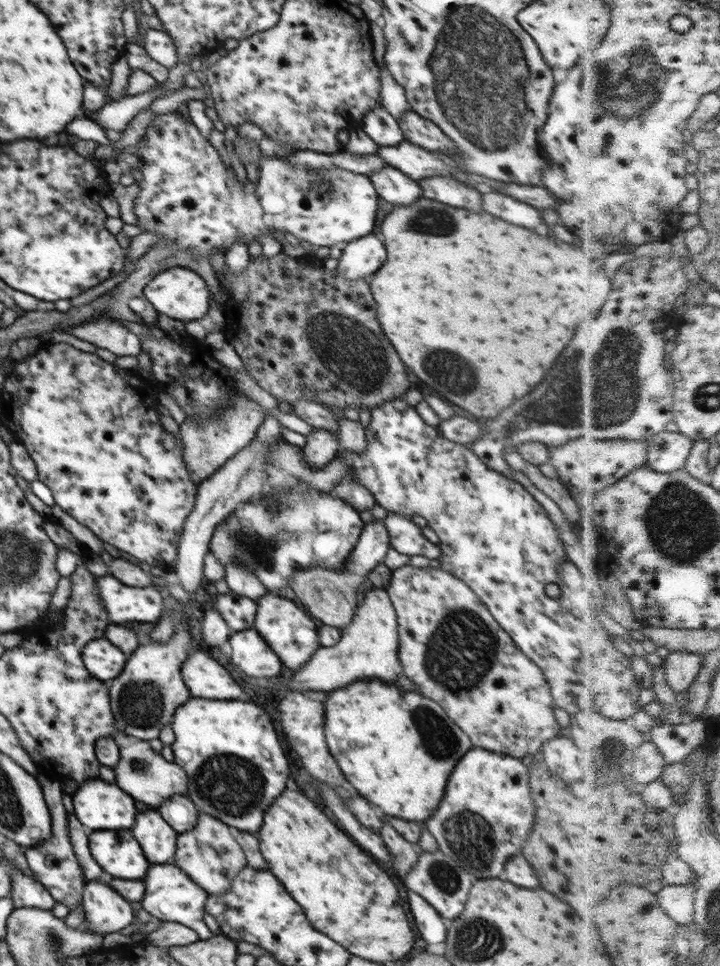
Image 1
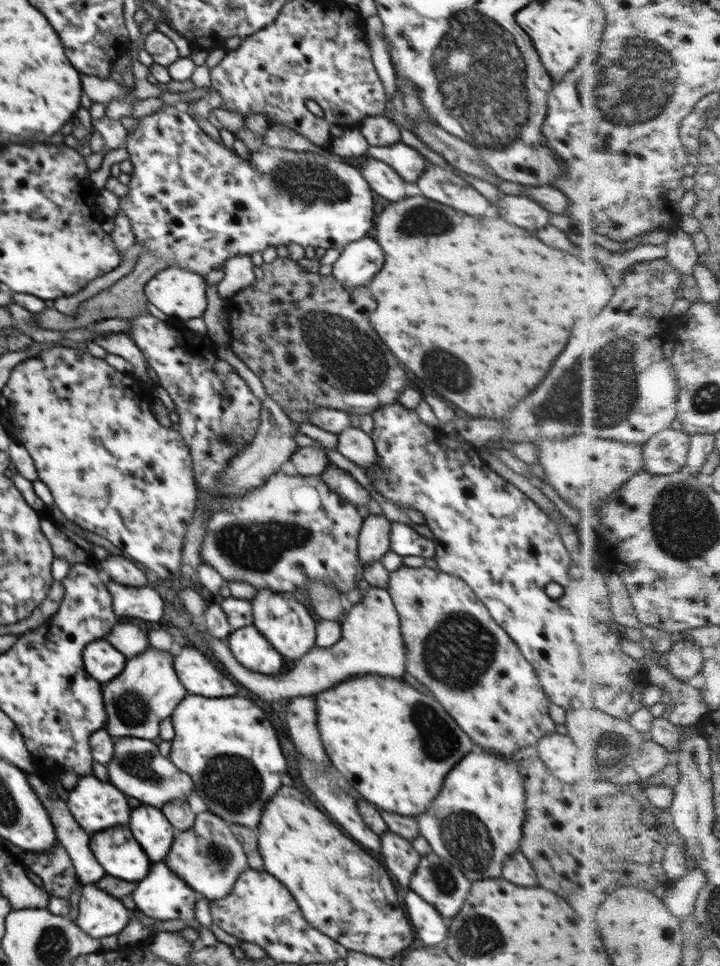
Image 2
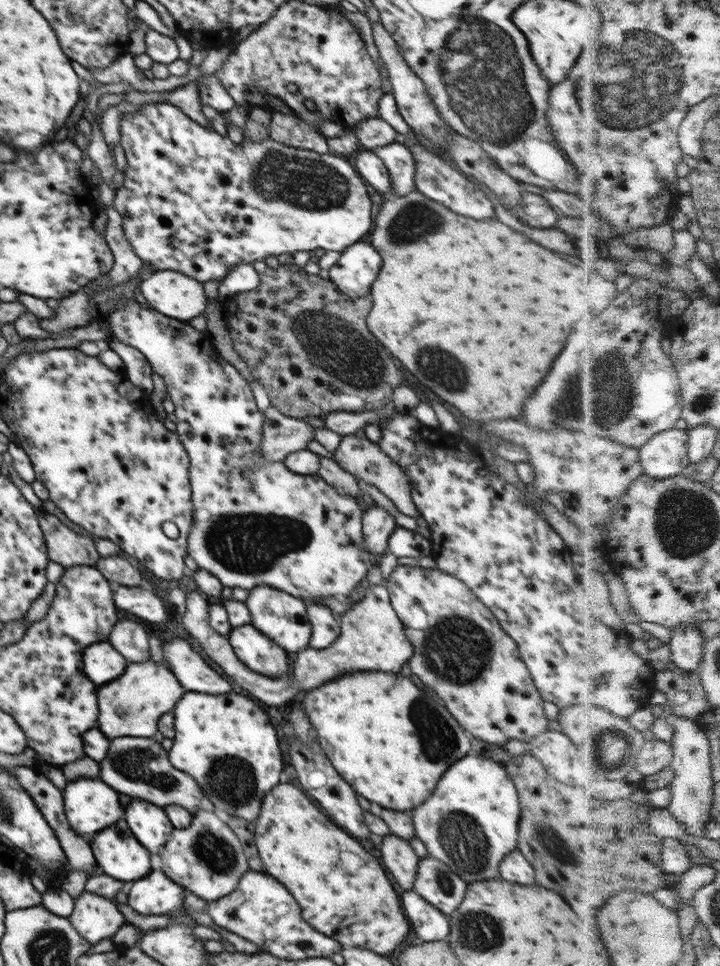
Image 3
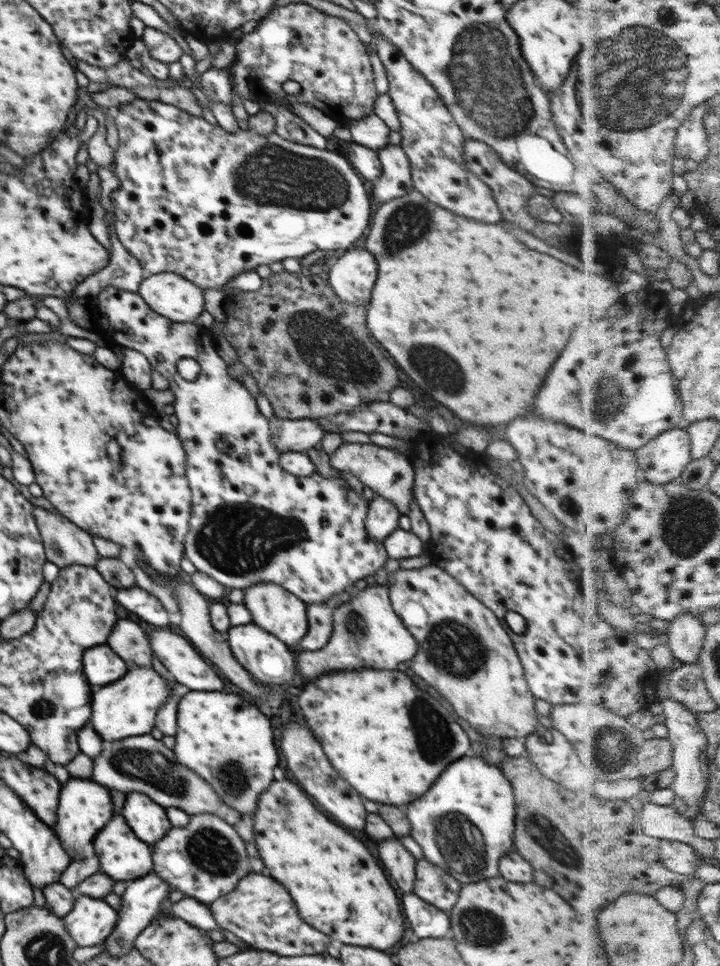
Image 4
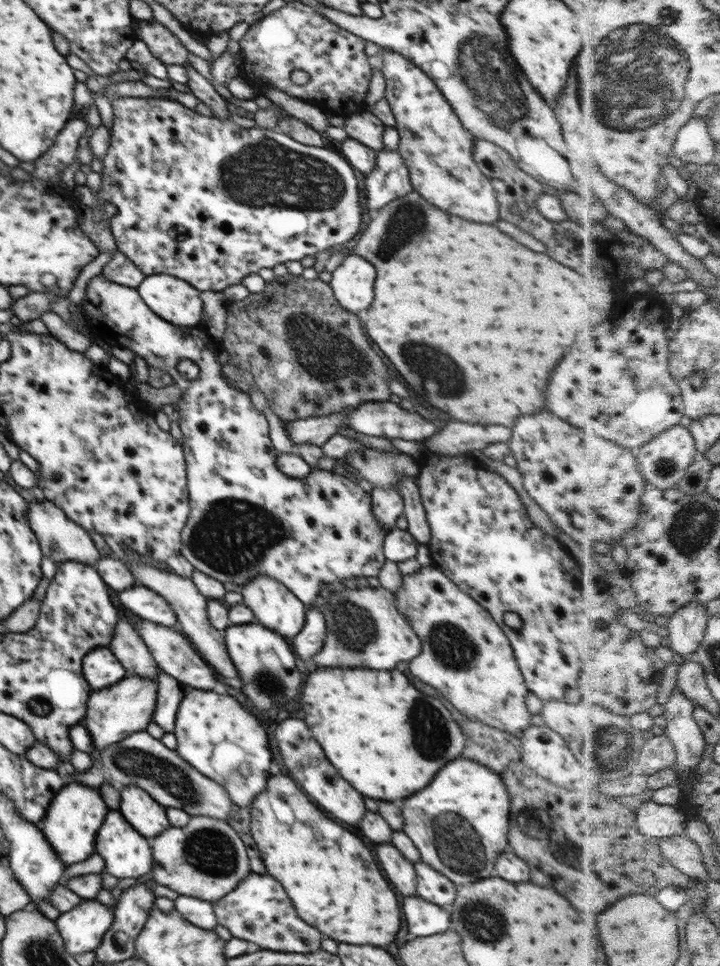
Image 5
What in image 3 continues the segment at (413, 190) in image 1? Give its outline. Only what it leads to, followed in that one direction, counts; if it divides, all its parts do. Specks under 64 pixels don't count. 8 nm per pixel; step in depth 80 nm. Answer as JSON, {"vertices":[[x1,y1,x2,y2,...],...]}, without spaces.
{"vertices":[[362,148,356,153,358,153,356,155,356,172,358,172,358,175,381,194,391,192,393,186,390,182,389,170,382,160,368,149]]}

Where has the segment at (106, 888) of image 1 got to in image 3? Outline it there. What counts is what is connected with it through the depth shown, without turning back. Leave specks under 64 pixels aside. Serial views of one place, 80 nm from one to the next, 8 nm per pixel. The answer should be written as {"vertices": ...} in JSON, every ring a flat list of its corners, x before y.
{"vertices":[[86,891,75,898,69,921,91,945,112,938,127,923,113,899]]}

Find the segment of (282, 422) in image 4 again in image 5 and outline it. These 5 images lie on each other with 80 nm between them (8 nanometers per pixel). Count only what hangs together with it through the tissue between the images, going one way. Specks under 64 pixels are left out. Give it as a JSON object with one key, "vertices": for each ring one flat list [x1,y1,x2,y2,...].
{"vertices":[[348,411,333,412,328,416,308,417,290,421,285,427,288,438,296,444,315,444,321,447,338,428,347,426]]}

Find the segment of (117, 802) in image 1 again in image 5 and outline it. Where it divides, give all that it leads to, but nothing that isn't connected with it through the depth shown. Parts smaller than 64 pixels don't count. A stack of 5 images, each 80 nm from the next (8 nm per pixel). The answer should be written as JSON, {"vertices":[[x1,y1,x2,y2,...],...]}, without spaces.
{"vertices":[[70,777,52,799,47,815,38,826,67,867,82,862,94,854,98,829,102,826,109,810,100,795,99,787,89,787]]}

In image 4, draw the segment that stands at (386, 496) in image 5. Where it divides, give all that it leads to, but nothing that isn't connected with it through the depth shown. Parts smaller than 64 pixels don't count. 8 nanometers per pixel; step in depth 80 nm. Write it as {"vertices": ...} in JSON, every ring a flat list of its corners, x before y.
{"vertices":[[375,494,367,510,366,533,372,541,382,544,392,532,399,529,401,516,401,512,392,500]]}

